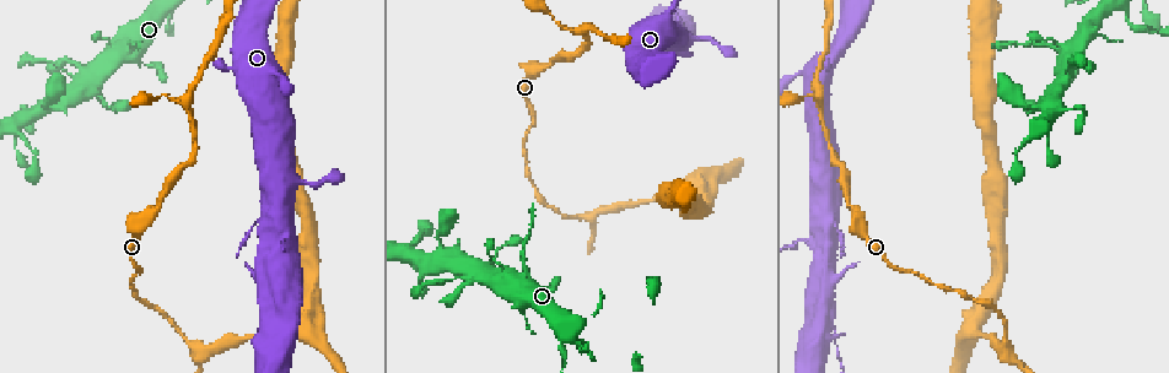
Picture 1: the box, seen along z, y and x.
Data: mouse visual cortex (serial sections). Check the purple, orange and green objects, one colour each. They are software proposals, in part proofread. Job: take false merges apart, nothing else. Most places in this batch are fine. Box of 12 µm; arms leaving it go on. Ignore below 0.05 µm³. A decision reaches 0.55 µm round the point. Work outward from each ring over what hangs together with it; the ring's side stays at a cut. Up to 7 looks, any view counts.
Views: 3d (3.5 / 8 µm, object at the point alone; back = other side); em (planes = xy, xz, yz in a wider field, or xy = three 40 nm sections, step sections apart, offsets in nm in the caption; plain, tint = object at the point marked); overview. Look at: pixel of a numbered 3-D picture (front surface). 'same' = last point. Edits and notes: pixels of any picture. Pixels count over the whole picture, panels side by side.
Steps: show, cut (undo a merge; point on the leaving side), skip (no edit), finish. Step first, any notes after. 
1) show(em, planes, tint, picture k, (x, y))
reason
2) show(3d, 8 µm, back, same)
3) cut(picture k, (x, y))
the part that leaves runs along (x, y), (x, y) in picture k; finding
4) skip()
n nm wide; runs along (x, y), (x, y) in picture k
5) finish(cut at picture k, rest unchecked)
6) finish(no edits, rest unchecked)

show(3d, 3.5 µm, picture 1, (188, 103))
abrupt turn

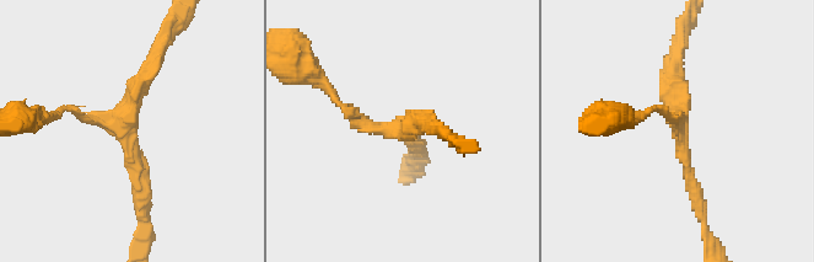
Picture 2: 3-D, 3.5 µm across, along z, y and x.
show(em, xy, step 2, tint, picture 2, (130, 122))

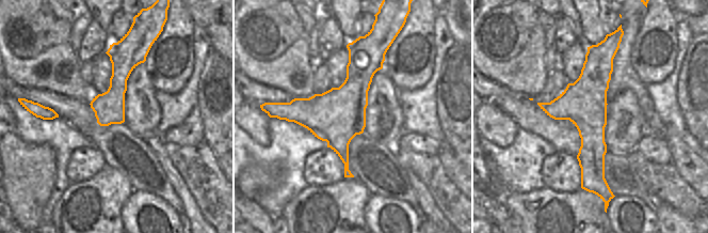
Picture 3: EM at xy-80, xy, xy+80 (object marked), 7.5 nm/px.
show(em, xy, step 5, tint, same)

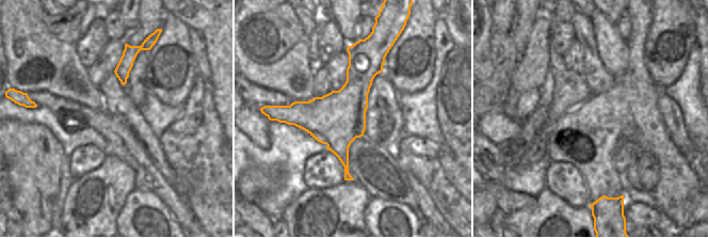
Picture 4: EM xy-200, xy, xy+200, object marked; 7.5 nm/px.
skip()
arms of 150, 200, 200 nm; one cell here

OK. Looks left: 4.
show(3d, 3.5 µm, back, picture 1, (1126, 15))
abrupt turn

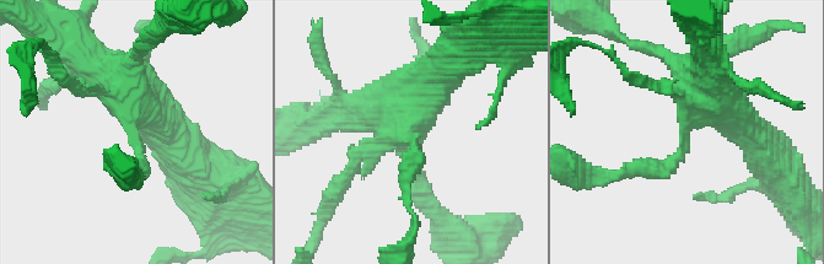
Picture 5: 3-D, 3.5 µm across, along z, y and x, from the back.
show(em, xy, step 2, plain, picture 5, (683, 133))
4 arms; arms of 200, 250, 500, 600 nm

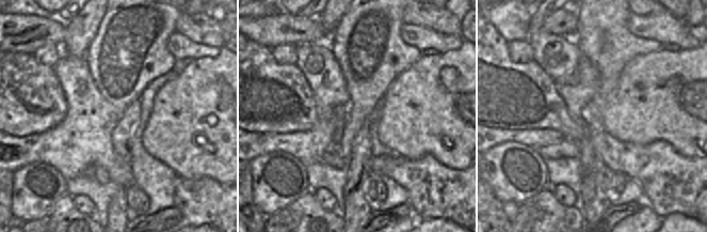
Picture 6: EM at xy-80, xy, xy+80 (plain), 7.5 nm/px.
show(em, xy, step 2, tint, same)

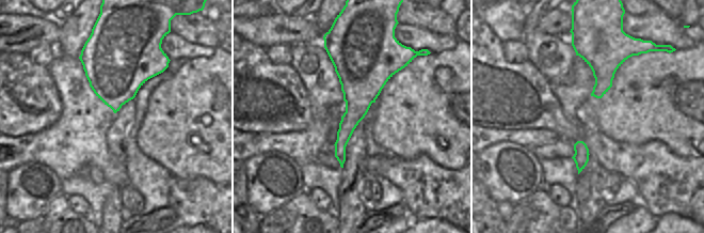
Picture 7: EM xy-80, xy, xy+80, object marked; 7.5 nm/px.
skip()
runs along (737, 119), (703, 103), (668, 168), (628, 168) in picture 5; one cell here

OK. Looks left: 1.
finish(no edits, rest unchecked)

